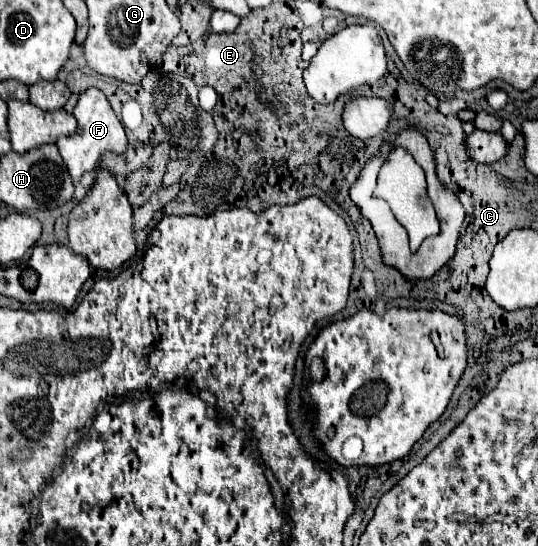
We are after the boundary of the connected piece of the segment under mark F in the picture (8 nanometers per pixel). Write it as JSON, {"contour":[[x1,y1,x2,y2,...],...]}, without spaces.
{"contour":[[86,89,78,103,76,103,76,113,74,113,76,121,78,121,78,129,74,135,70,137,60,137,56,141,56,147,68,167,68,173,72,177,72,181,80,181,80,177,84,173,90,173,104,151,114,151,114,153,124,153,128,143,126,143,126,133,124,133,124,127,120,123,120,119,116,117,116,113,112,111,106,95,100,91,100,89]]}

